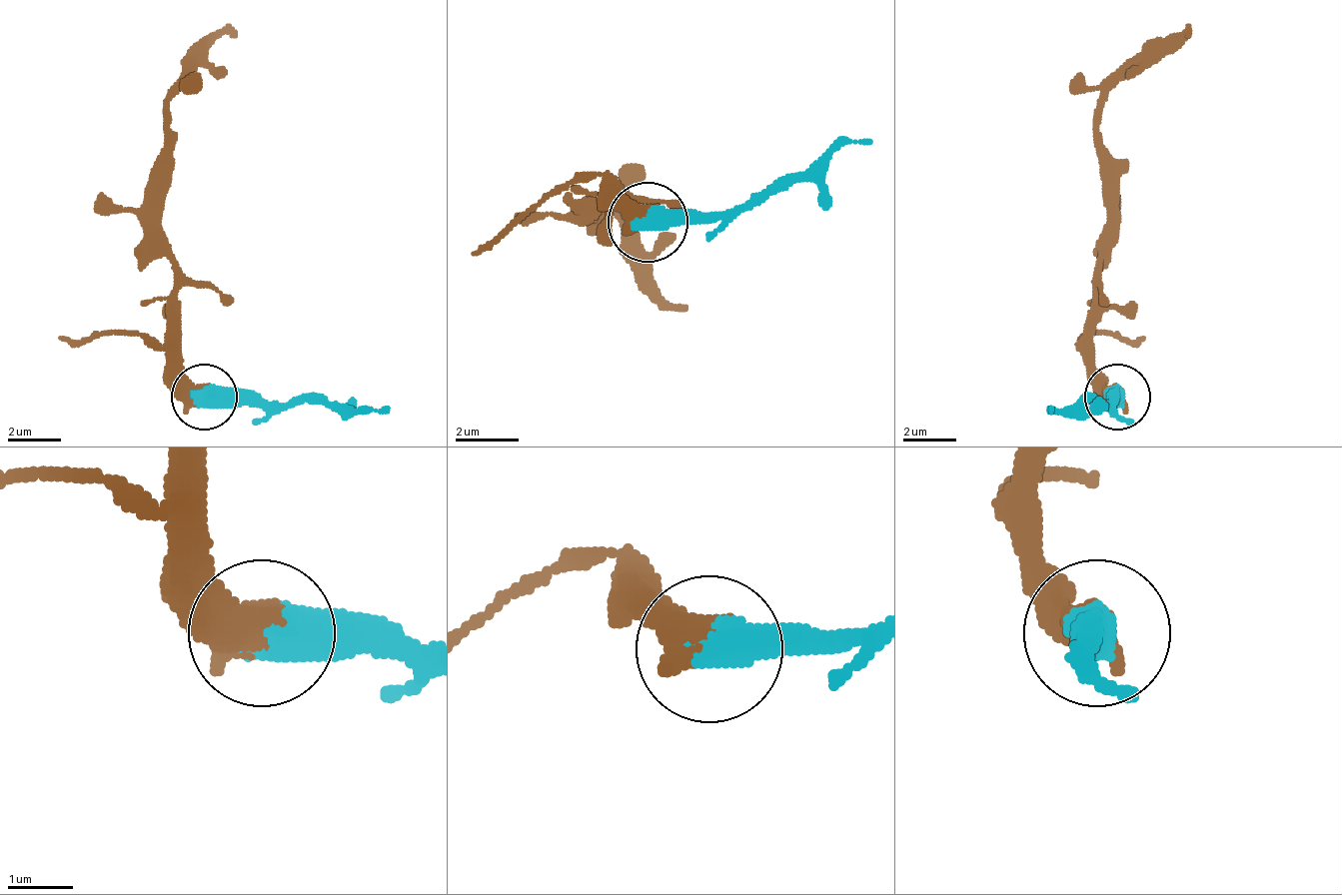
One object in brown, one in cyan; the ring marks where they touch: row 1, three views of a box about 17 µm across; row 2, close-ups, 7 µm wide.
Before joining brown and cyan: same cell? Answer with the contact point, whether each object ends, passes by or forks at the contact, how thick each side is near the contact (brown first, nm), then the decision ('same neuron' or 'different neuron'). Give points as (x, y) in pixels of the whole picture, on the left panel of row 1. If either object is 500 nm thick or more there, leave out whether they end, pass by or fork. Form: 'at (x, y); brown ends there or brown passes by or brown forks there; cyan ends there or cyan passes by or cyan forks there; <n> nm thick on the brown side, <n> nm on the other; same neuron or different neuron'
at (204, 397); 600 nm thick on the brown side, 650 nm on the other; same neuron

